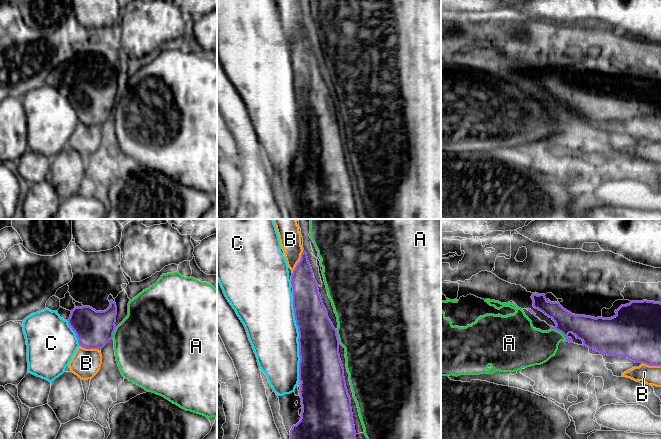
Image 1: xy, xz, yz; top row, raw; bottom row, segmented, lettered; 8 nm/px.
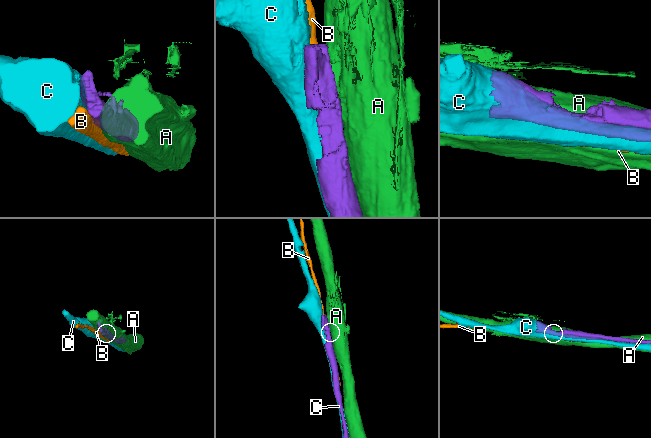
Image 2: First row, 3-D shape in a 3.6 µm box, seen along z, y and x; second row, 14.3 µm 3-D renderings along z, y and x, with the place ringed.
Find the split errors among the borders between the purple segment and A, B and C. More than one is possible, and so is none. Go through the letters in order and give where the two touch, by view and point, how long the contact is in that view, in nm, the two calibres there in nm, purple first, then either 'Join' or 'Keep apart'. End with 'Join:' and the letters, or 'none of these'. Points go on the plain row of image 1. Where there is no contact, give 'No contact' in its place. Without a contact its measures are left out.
A: Touches purple at yz (560, 107). Shared border 180 nm. Thickness 220 nm (purple) against 300 nm. Keep apart
B: Touches purple at xz (298, 38). Shared border 220 nm. Thickness 200 nm (purple) against 180 nm. Keep apart
C: Touches purple at xz (299, 113). Shared border 700 nm. Thickness 320 nm (purple) against 400 nm. Keep apart
Join: none of these

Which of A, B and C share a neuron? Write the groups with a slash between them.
A / B / C

